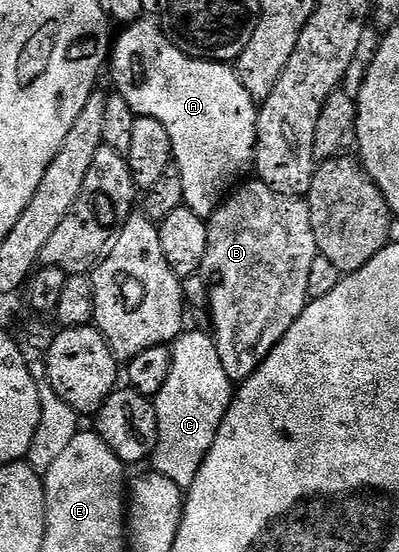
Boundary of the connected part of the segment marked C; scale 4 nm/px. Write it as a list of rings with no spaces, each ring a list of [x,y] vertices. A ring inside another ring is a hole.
[[[185,330],[171,344],[170,377],[166,377],[166,385],[162,385],[154,397],[158,441],[152,450],[150,463],[159,475],[170,477],[170,481],[182,489],[192,487],[234,394],[233,381],[226,377],[226,369],[222,369],[222,357],[218,357],[215,338],[204,331]]]

